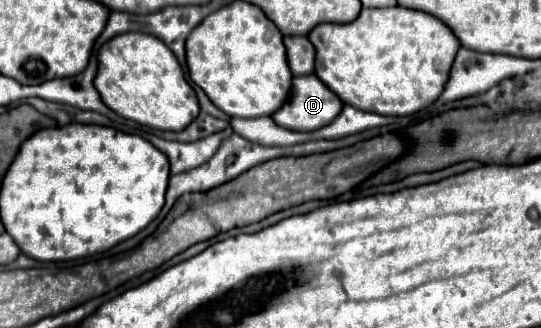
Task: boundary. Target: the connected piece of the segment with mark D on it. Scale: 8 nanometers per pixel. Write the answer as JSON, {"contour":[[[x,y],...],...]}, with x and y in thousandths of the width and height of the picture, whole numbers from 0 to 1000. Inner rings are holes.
{"contour":[[[584,229],[543,235],[543,290],[536,290],[536,314],[503,351],[503,363],[547,399],[580,399],[588,387],[610,381],[632,338],[636,314],[610,277]]]}

